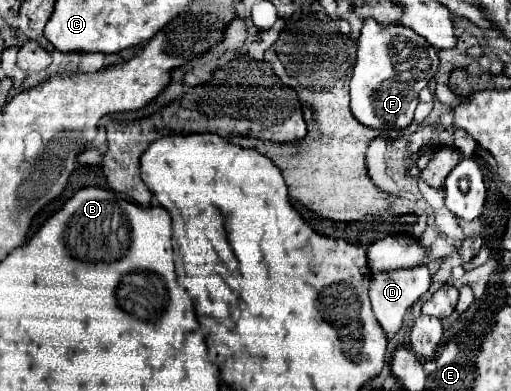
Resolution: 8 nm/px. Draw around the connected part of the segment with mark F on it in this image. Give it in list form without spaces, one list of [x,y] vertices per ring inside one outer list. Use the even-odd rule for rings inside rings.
[[[367,18],[357,40],[357,62],[351,78],[351,112],[371,128],[405,128],[413,120],[413,110],[419,104],[419,90],[427,86],[439,68],[439,56],[423,36],[401,24],[379,24]],[[417,50],[417,78],[401,78],[399,64],[413,60]]]

